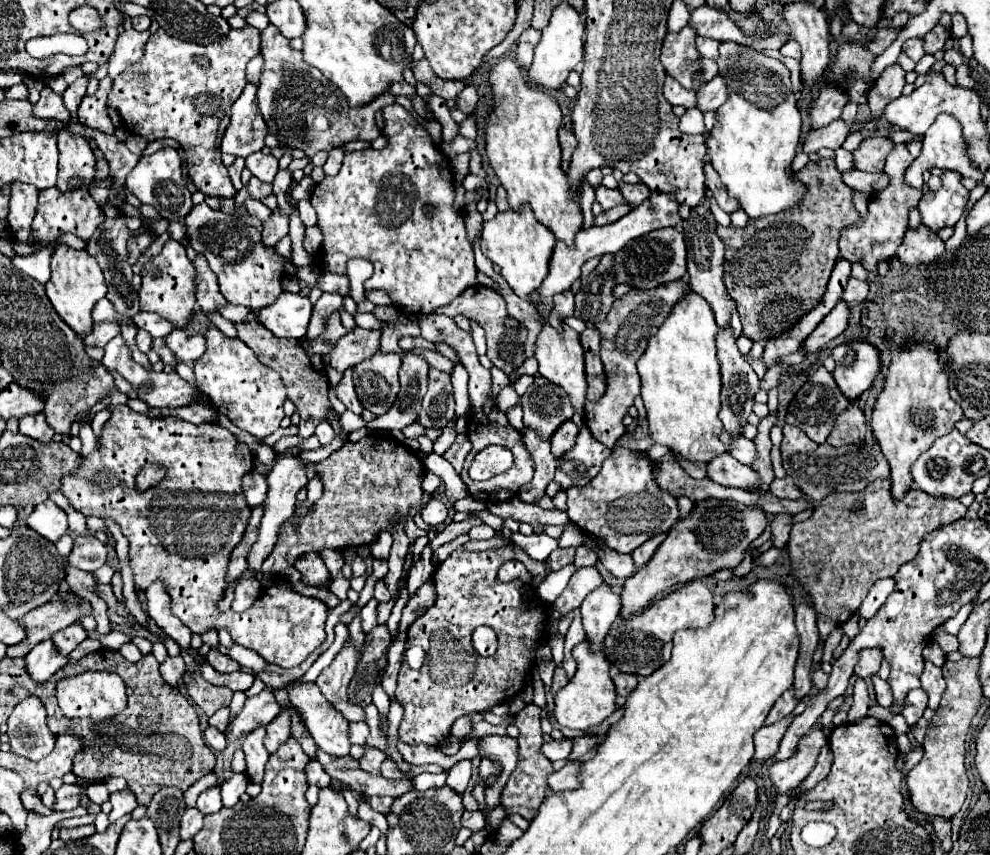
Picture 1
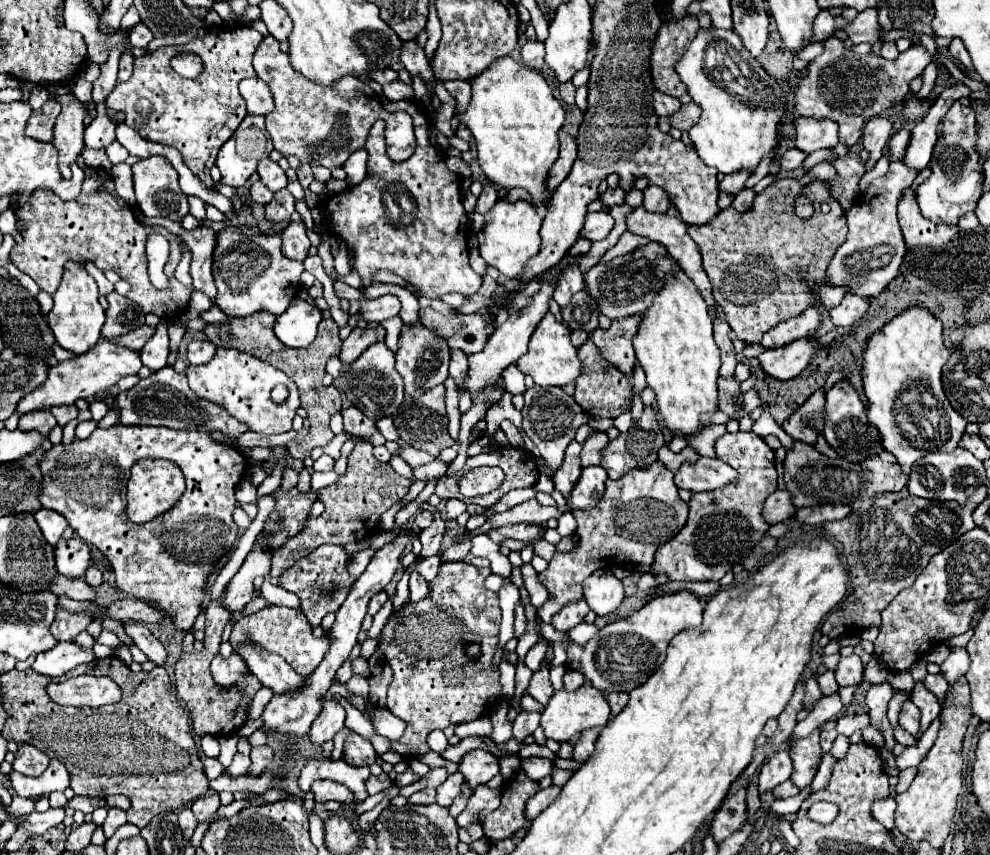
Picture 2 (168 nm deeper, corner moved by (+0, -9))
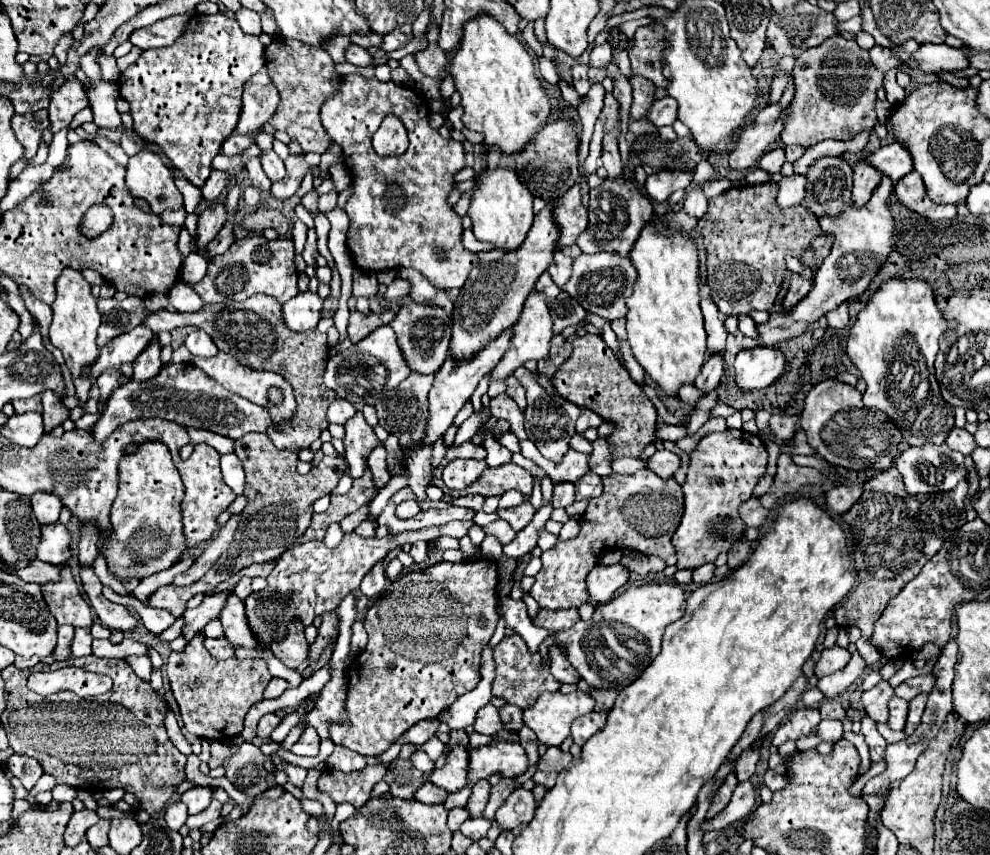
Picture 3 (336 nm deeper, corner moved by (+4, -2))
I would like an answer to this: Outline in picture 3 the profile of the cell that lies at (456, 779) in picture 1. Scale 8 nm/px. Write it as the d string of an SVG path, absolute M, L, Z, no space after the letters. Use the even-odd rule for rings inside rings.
M451 809L449 811L449 829L457 831L465 819L469 819L469 813L465 809Z

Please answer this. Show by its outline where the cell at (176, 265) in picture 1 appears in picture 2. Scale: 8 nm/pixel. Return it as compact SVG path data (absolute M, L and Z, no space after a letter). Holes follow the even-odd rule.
M85 166L85 184L83 184L83 190L77 200L63 202L61 198L57 198L53 192L49 192L45 188L39 188L33 192L29 202L17 210L17 218L21 218L25 222L25 230L21 232L23 244L15 246L15 250L11 250L11 262L21 272L29 274L43 290L53 294L61 282L63 264L67 260L81 262L81 264L87 260L93 260L97 264L97 268L105 268L105 270L113 268L119 272L121 278L125 278L131 284L131 292L127 294L127 298L137 302L145 314L153 312L163 320L173 318L175 314L177 316L183 314L187 310L193 290L173 278L173 272L181 258L181 254L179 254L181 238L167 232L161 226L145 228L141 222L135 220L135 214L131 212L129 204L117 196L113 178L107 172L99 170L99 188L95 188L93 176L97 176L97 170ZM153 232L163 234L171 242L169 260L165 264L165 274L169 276L171 286L161 292L155 290L147 278L145 240Z

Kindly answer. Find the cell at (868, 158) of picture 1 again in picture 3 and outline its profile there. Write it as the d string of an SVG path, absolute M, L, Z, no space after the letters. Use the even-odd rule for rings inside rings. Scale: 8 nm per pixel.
M823 157L807 171L803 207L817 217L841 215L851 205L853 167L841 157Z

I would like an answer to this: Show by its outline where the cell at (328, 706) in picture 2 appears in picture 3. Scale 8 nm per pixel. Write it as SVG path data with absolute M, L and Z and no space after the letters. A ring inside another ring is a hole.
M307 727L301 739L291 747L291 753L295 755L305 755L305 757L315 757L319 753L319 735L313 727Z

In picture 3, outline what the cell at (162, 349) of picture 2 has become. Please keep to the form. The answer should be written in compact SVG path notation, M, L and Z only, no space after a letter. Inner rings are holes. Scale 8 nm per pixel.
M153 339L151 345L133 363L133 379L135 381L147 381L147 379L155 377L157 371L161 371L163 365L159 361L159 353L161 353L161 345L157 339Z

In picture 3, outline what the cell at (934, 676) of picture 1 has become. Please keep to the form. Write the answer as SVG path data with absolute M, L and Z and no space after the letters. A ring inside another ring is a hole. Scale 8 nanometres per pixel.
M925 693L909 701L909 717L907 717L907 725L905 725L905 733L907 735L911 735L917 729L917 725L921 723L921 715L923 715L925 703L927 703L927 695Z

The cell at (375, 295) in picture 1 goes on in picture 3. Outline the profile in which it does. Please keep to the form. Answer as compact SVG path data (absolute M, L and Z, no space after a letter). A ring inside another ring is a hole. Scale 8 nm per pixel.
M395 277L391 283L389 283L389 289L385 291L385 301L395 301L399 297L405 297L411 293L411 283L407 279L401 279L401 277Z

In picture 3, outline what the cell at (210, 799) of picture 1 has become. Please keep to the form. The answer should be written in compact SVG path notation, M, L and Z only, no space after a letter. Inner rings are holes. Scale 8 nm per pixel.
M193 787L181 795L181 801L189 807L189 815L201 813L211 803L211 789L209 787Z

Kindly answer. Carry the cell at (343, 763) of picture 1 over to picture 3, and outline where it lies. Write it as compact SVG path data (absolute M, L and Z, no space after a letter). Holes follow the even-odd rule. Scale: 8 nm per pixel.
M427 783L425 789L421 787L415 795L417 801L425 801L427 805L443 805L447 799L447 791L441 791L439 787L435 787L433 783Z

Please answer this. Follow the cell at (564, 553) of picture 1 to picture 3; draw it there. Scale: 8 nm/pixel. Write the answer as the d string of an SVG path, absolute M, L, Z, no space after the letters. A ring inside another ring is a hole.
M641 469L633 475L607 475L603 479L603 493L591 499L585 515L581 517L581 533L575 539L559 541L553 549L541 555L543 567L529 595L543 609L569 609L587 603L585 577L597 565L599 555L607 549L637 549L645 555L659 555L667 565L677 563L675 547L671 543L683 517L683 491L671 479L661 479L653 471Z

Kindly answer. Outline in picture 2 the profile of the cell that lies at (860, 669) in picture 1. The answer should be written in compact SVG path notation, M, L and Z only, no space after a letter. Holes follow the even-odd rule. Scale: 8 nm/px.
M857 654L849 658L841 658L835 670L835 678L839 686L857 686L863 680L863 662Z

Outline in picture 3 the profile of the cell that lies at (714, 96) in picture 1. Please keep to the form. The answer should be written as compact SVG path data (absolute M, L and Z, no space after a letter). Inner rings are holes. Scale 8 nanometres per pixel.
M663 97L659 101L655 101L651 105L651 109L647 111L645 119L655 125L657 129L663 125L673 125L677 119L677 101L673 101L671 97Z

